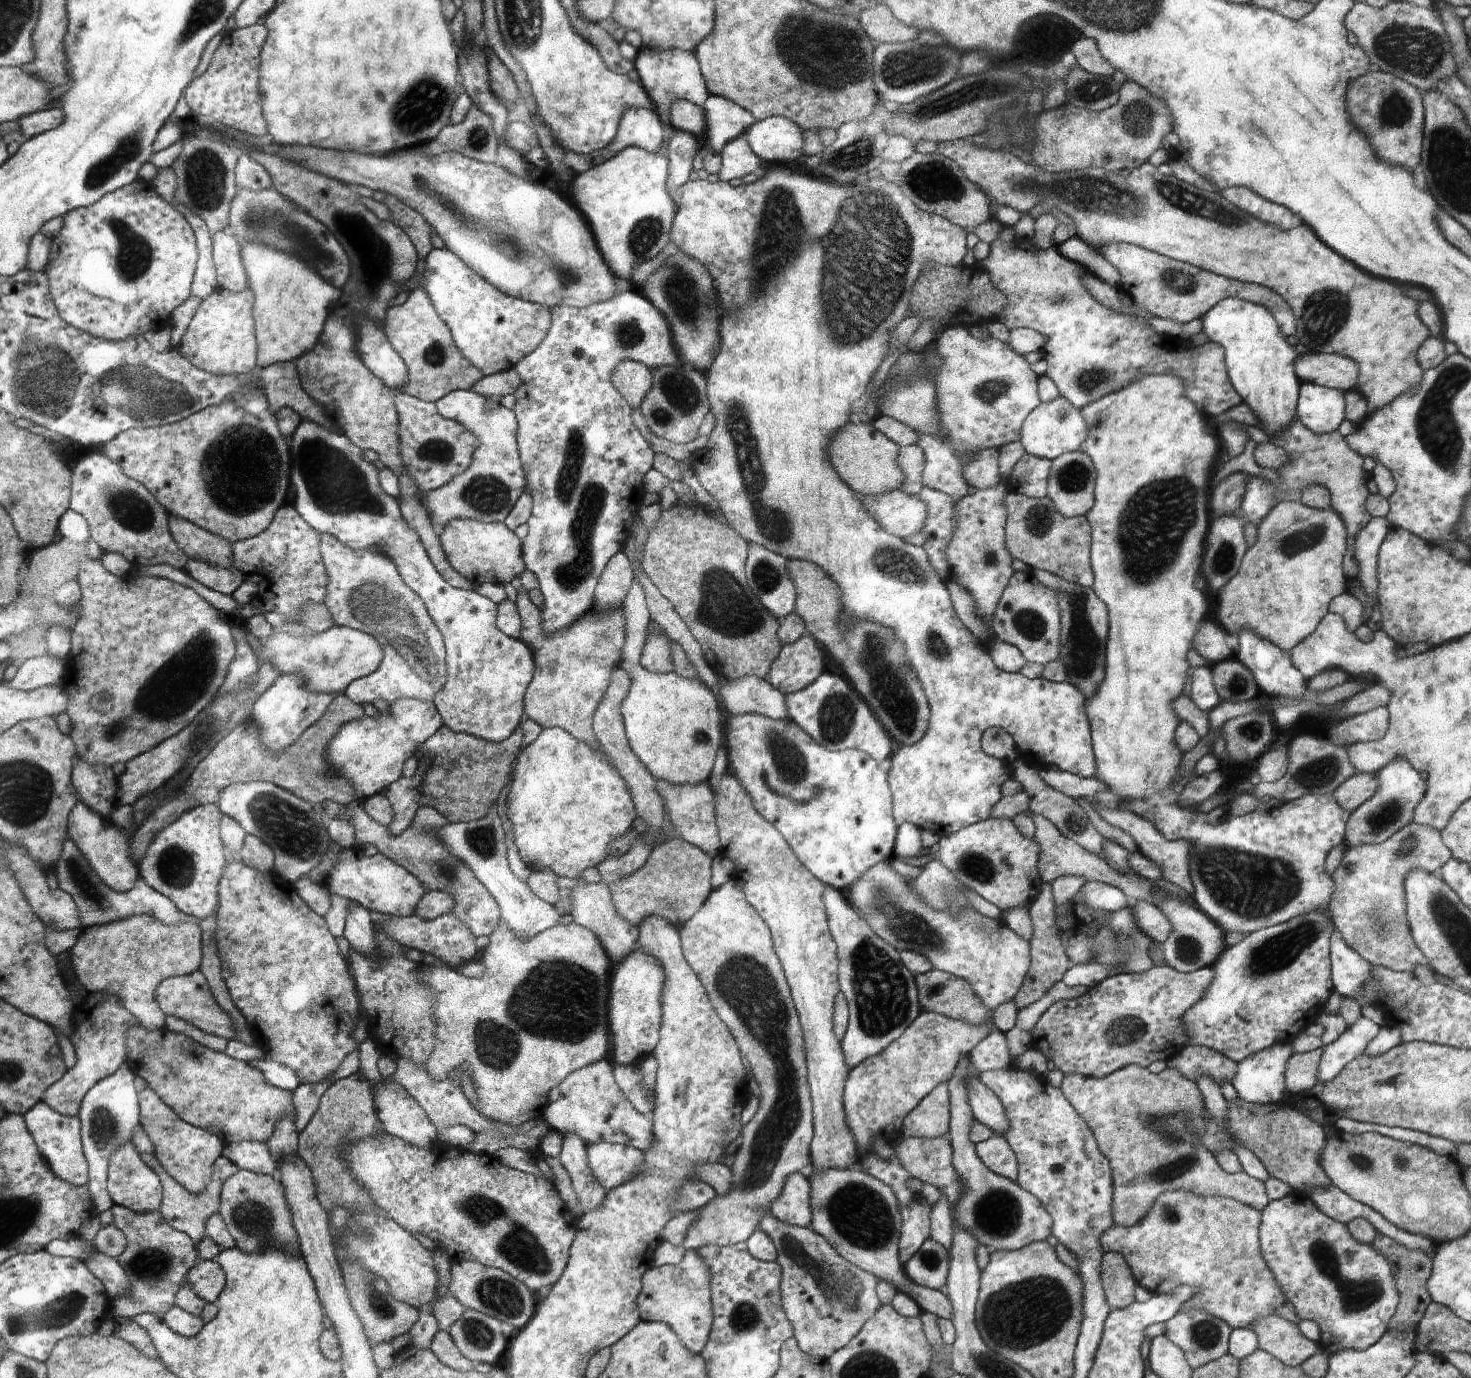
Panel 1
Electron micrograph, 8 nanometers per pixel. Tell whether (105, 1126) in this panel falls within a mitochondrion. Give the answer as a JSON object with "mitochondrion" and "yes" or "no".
{"mitochondrion":"yes"}

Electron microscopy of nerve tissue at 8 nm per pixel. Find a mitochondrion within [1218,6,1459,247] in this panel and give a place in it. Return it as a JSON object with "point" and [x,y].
{"point":[1417,50]}

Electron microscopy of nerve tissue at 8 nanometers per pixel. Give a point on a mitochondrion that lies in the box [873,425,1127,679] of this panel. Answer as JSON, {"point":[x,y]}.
{"point":[1031,625]}

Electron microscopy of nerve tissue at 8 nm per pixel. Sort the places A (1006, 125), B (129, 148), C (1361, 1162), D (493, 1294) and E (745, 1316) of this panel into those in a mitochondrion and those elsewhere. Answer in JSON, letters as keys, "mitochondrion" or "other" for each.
{"A":"mitochondrion","B":"mitochondrion","C":"mitochondrion","D":"mitochondrion","E":"mitochondrion"}

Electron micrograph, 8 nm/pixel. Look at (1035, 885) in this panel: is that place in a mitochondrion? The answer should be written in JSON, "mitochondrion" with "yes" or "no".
{"mitochondrion":"no"}

